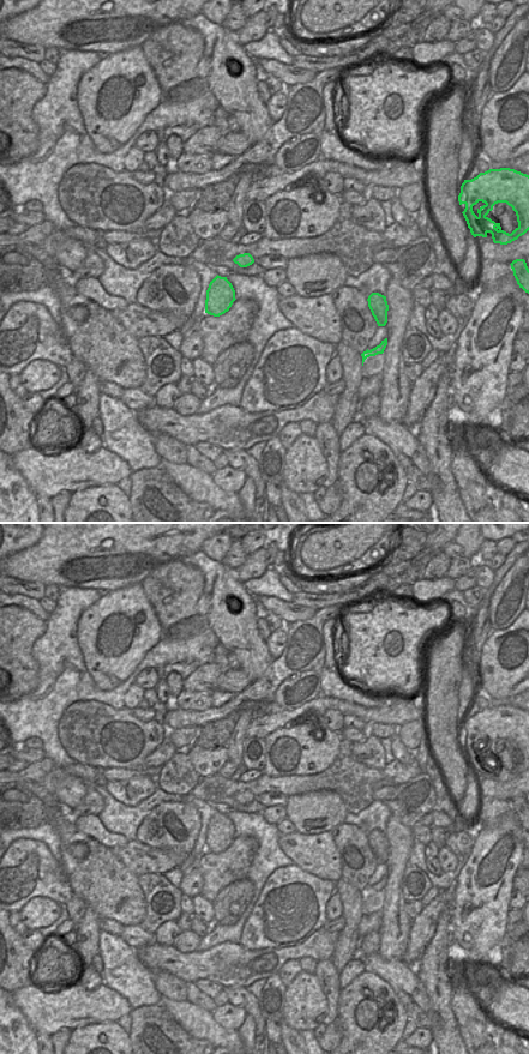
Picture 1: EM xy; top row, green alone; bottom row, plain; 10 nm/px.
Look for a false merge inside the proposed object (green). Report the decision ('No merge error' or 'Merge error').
No merge error

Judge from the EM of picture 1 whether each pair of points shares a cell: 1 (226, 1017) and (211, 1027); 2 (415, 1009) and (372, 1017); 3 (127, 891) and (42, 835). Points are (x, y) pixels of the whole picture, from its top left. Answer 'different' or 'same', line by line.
1: different
2: different
3: different

